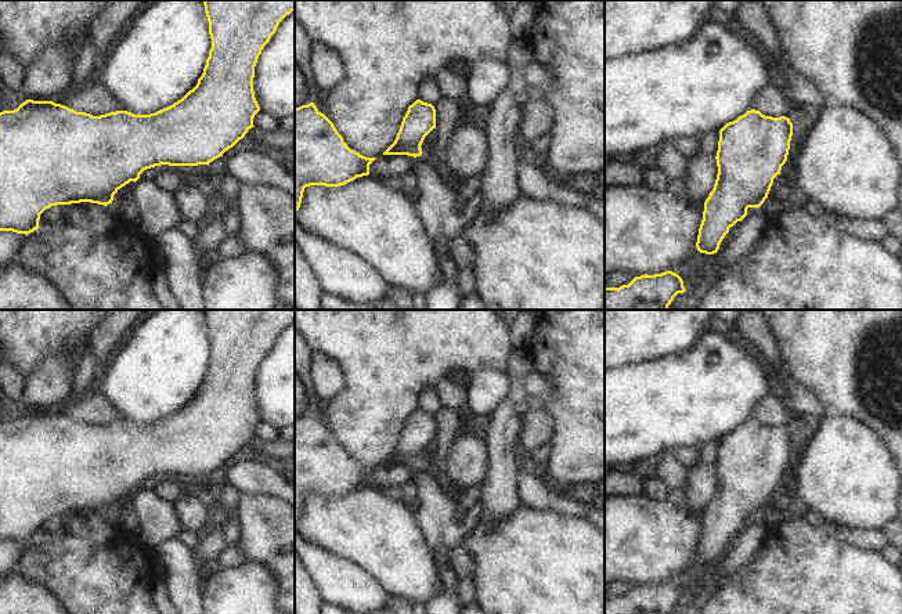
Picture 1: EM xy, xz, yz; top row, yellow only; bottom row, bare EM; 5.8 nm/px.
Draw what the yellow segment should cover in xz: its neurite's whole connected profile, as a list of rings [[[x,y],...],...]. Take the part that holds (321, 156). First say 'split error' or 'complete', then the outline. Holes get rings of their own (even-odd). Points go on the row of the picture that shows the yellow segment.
complete; [[[314,102],[295,109],[295,214],[303,192],[310,185],[340,187],[357,177],[369,174],[369,165],[376,158],[367,158],[350,149],[333,123],[321,113]]]

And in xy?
complete; [[[205,0],[212,48],[196,86],[173,105],[149,115],[127,111],[93,116],[53,101],[26,100],[14,111],[0,112],[0,231],[30,234],[40,214],[57,205],[91,202],[109,205],[113,195],[151,167],[208,165],[245,137],[260,111],[255,98],[255,66],[279,22],[295,11],[295,0]]]

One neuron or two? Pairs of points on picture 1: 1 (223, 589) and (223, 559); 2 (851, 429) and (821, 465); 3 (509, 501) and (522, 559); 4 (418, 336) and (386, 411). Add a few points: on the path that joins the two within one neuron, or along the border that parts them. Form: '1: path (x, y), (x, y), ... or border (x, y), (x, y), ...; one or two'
1: border (244, 563), (235, 567), (213, 567); two
2: path (845, 437), (829, 457); one
3: border (519, 506), (502, 520), (489, 527), (482, 526); two
4: path (400, 354), (386, 368), (386, 393); one

